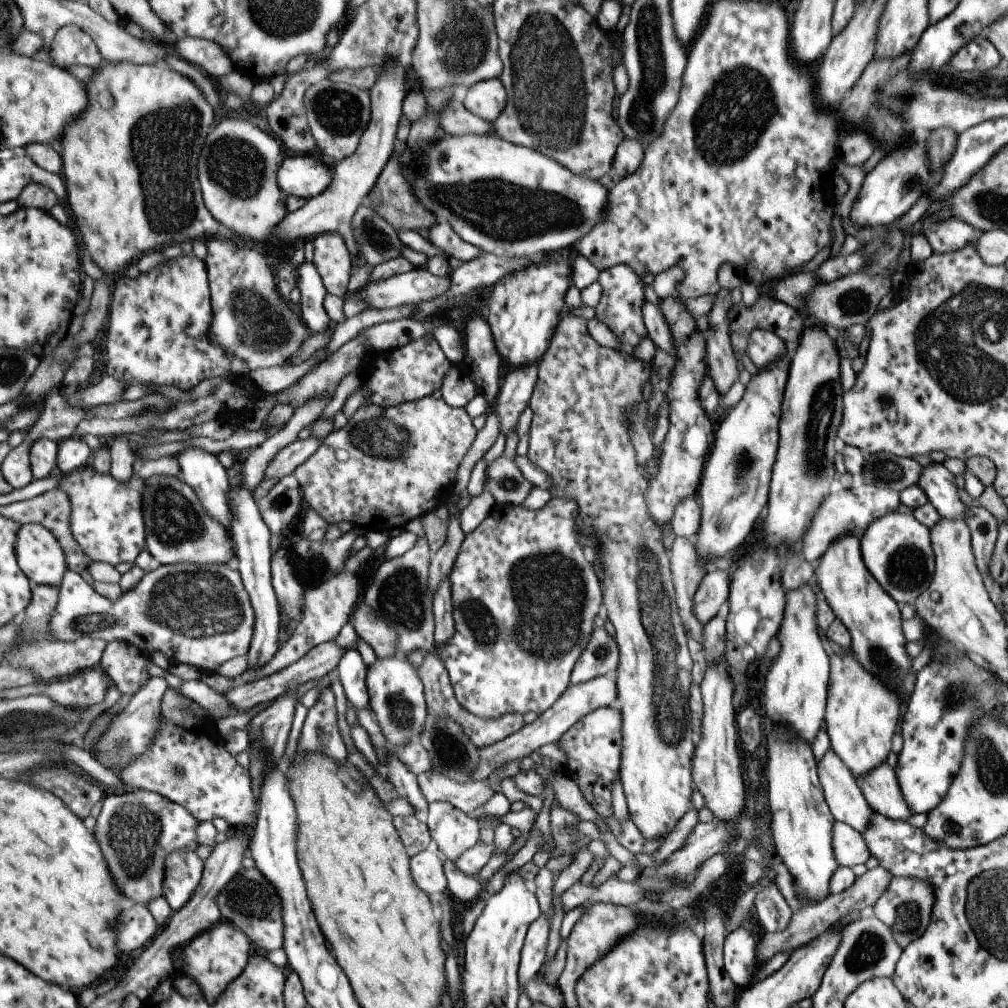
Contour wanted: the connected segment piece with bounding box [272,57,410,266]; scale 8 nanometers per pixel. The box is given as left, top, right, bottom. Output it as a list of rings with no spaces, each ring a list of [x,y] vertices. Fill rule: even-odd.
[[[391,57],[383,66],[376,85],[370,90],[372,96],[372,119],[367,130],[361,137],[355,154],[348,156],[344,161],[335,164],[336,177],[325,193],[309,199],[307,204],[286,216],[280,228],[274,233],[272,241],[279,244],[291,244],[295,238],[313,240],[317,235],[325,233],[338,233],[353,258],[353,265],[358,265],[357,244],[353,236],[354,216],[359,207],[368,200],[377,179],[387,166],[389,159],[397,148],[397,130],[399,122],[403,118],[403,107],[406,94],[410,86],[408,82],[408,70],[399,57]]]

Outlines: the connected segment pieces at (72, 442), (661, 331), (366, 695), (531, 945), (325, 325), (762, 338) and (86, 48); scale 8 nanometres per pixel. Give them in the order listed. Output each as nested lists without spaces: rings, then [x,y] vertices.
[[[73,436],[58,443],[57,467],[63,474],[91,465],[94,450],[81,437]]]
[[[643,301],[640,311],[642,312],[642,321],[646,328],[646,334],[652,341],[652,344],[668,352],[674,358],[676,352],[672,345],[671,333],[660,310],[652,303]]]
[[[353,648],[345,651],[338,666],[338,674],[348,702],[355,709],[365,708],[372,712],[370,690],[366,683],[369,669],[369,664],[362,654]]]
[[[540,914],[527,927],[517,969],[519,985],[525,985],[531,981],[539,971],[539,968],[541,968],[541,965],[544,964],[549,923],[549,920],[543,914]]]
[[[303,261],[298,266],[296,281],[301,294],[300,310],[302,318],[307,323],[311,333],[328,331],[331,318],[327,316],[323,302],[325,302],[325,296],[329,291],[314,261]]]
[[[753,329],[746,341],[746,355],[756,368],[785,356],[784,342],[768,330]]]
[[[77,23],[57,31],[49,56],[53,64],[63,68],[79,64],[96,70],[106,62],[92,34]]]

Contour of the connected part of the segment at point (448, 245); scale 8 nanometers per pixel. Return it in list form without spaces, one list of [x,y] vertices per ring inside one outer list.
[[[448,222],[435,223],[428,230],[428,239],[446,255],[461,262],[467,262],[482,253],[477,247],[467,244],[460,236],[457,236]]]

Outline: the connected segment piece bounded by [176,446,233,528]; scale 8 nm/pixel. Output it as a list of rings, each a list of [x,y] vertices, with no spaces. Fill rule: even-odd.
[[[199,446],[177,453],[183,480],[195,489],[207,512],[226,527],[232,526],[231,485],[216,454]]]

